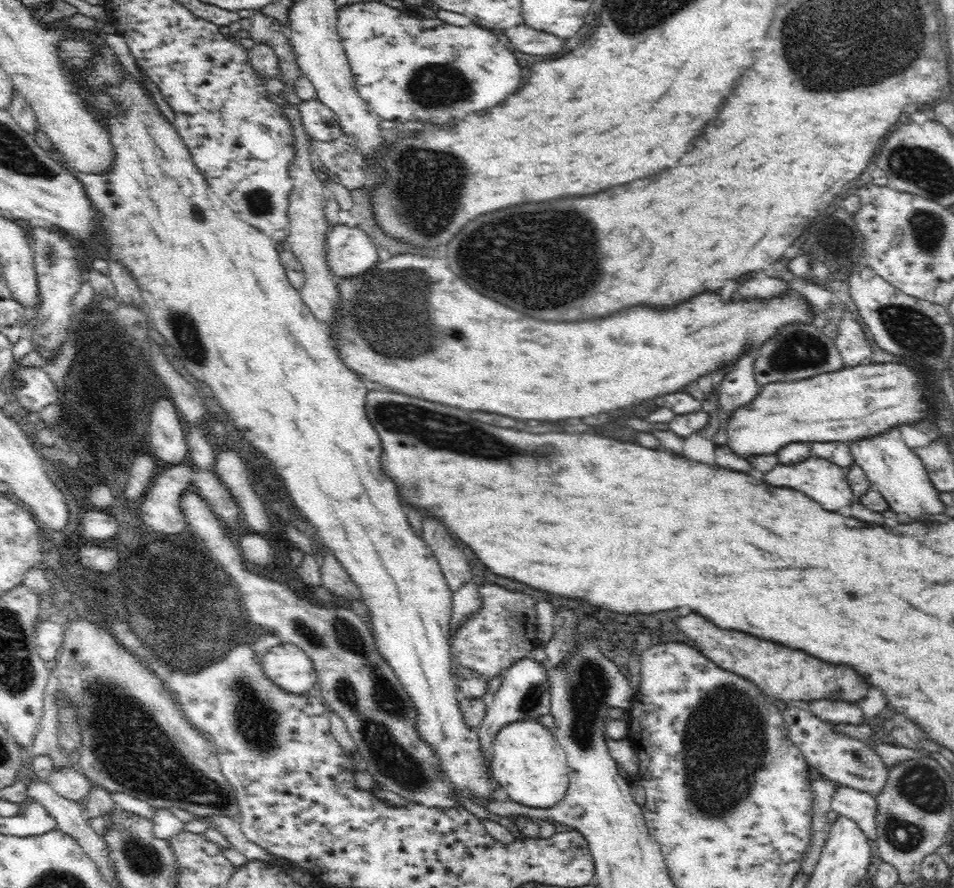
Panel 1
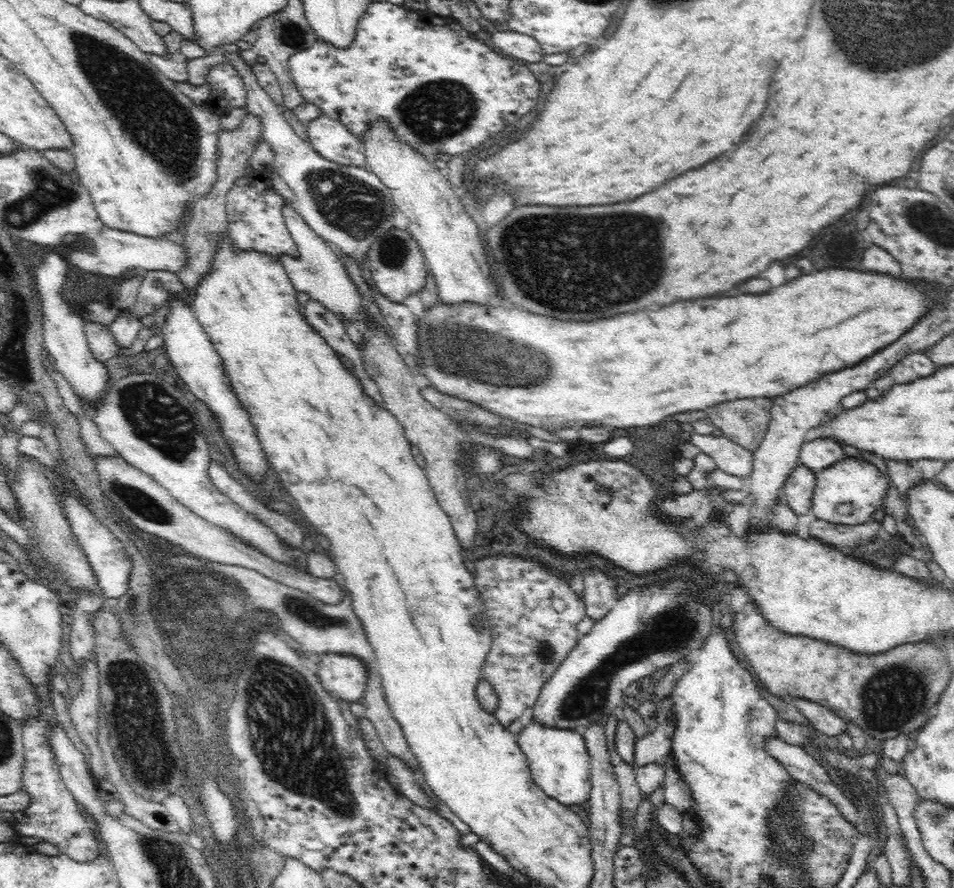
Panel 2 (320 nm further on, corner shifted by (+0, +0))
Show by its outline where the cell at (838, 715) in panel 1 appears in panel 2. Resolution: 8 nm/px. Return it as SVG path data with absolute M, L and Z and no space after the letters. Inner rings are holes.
M792 696L789 700L800 710L802 716L810 722L816 730L837 736L846 733L847 721L840 718L833 710L818 704L817 702L807 701L805 698Z

